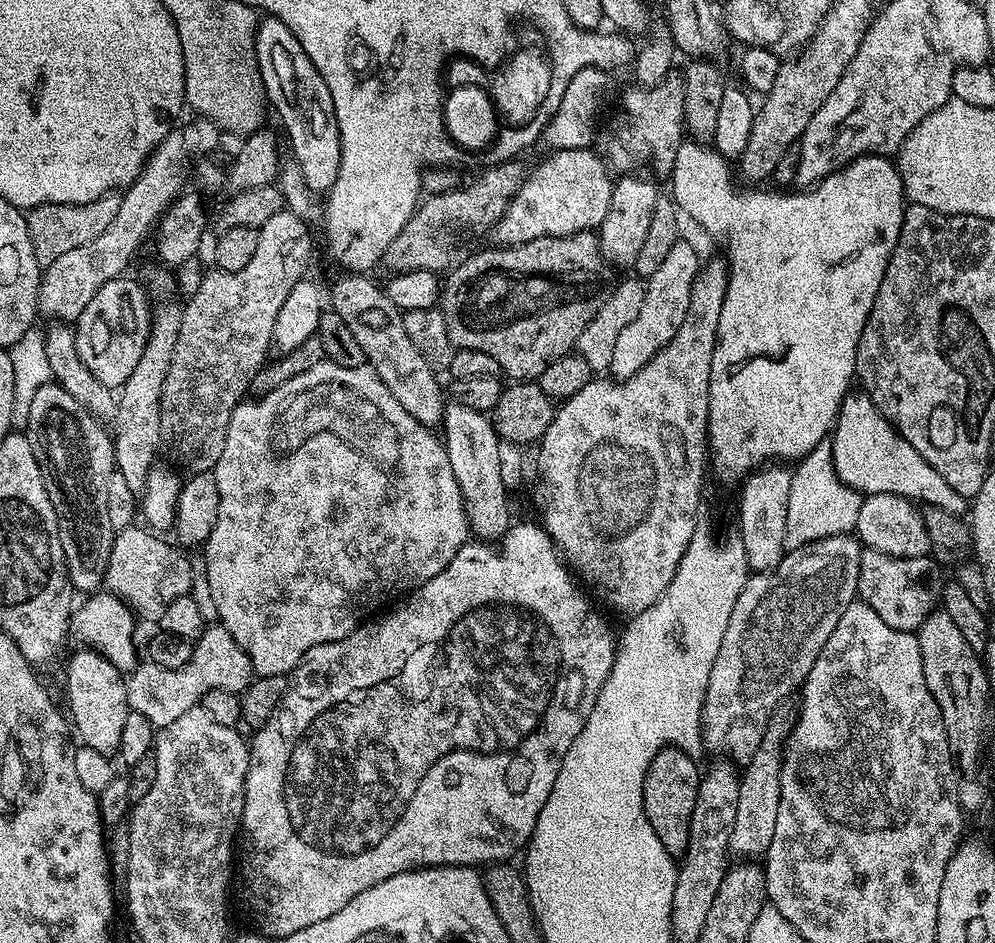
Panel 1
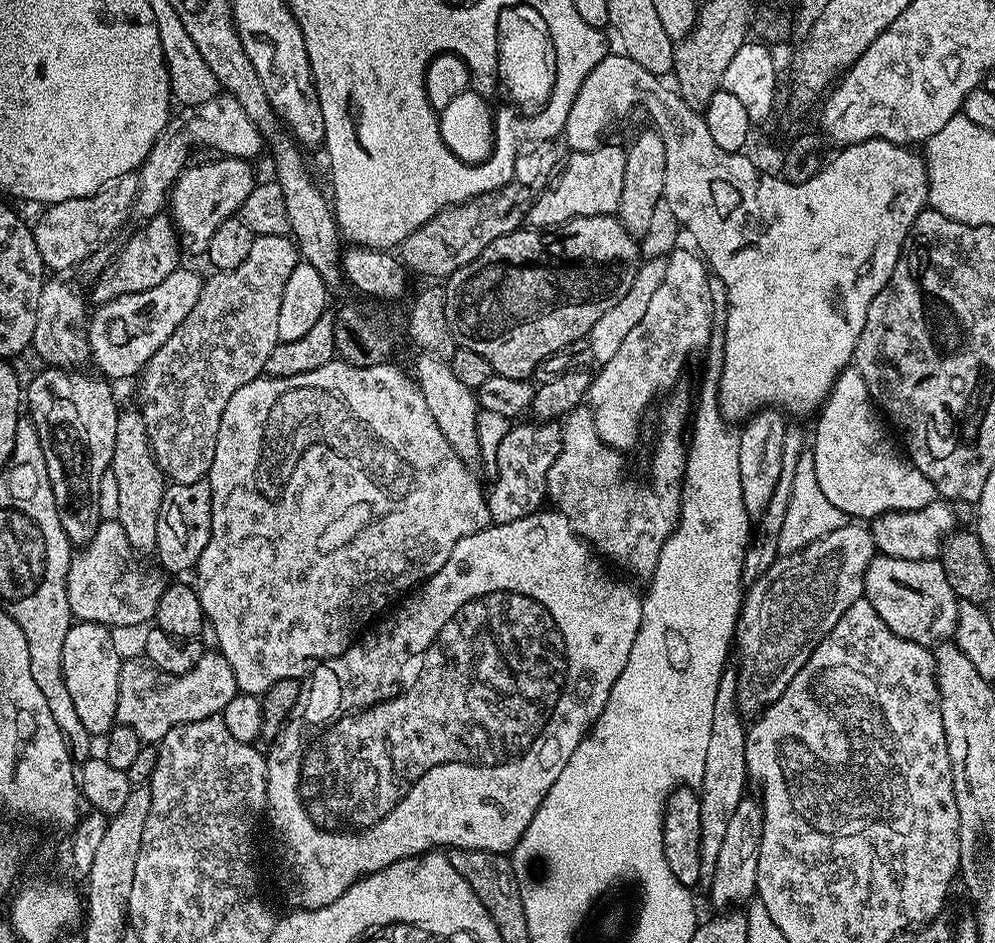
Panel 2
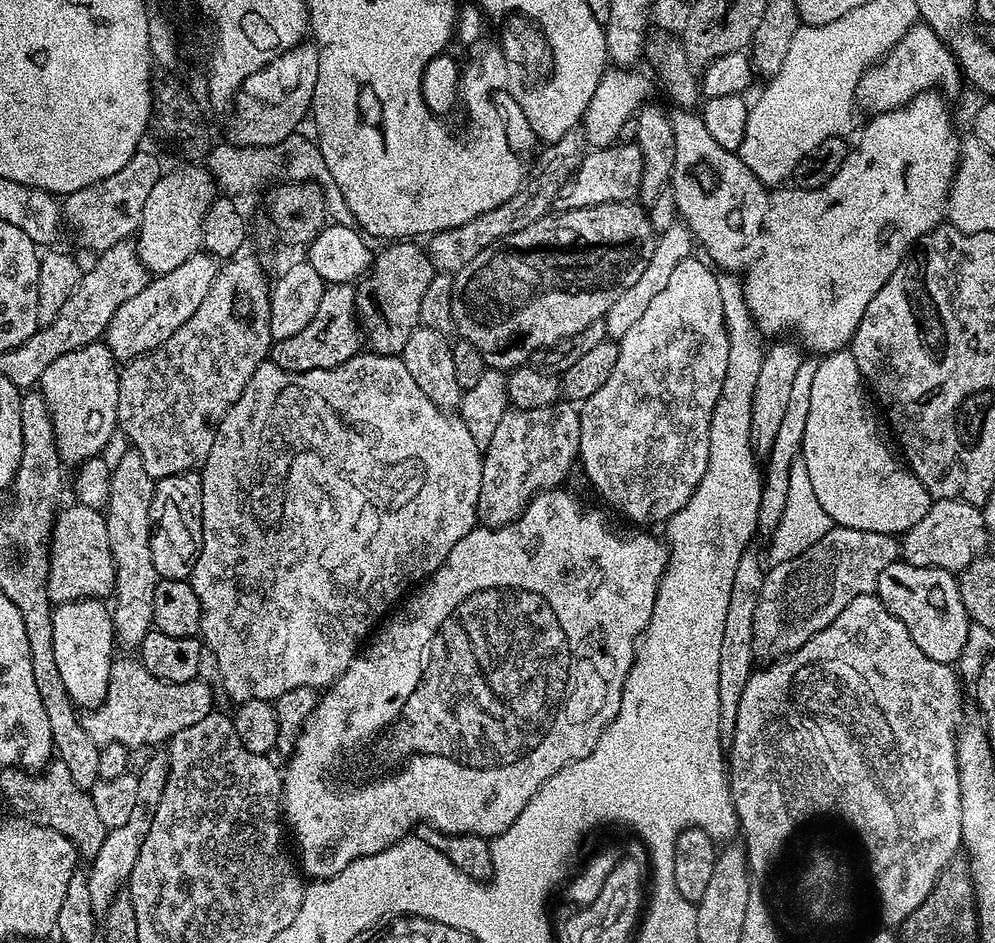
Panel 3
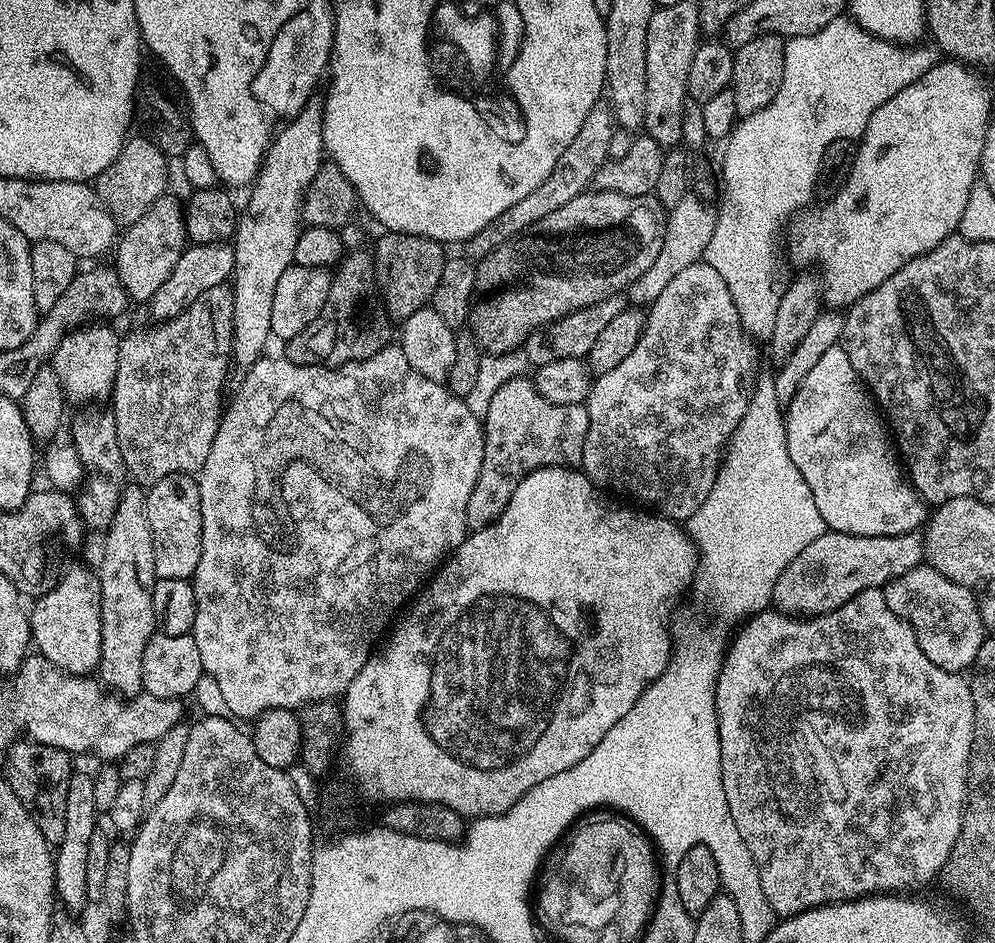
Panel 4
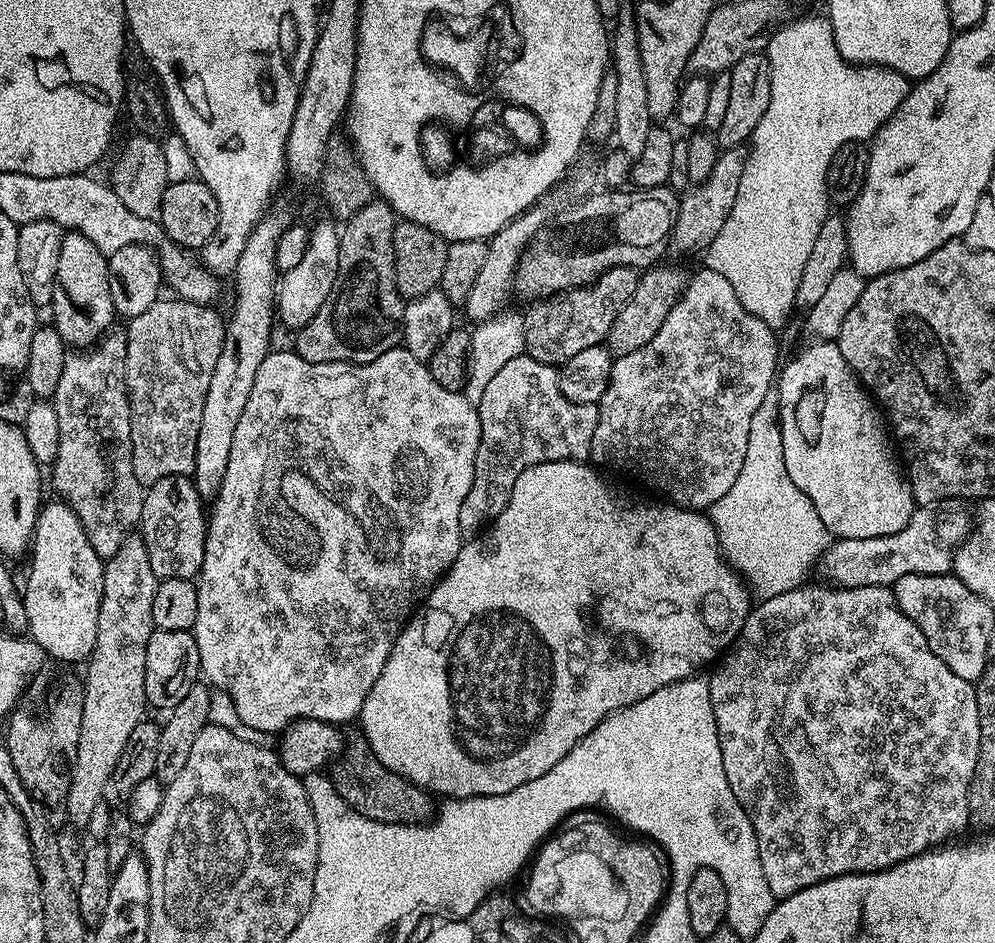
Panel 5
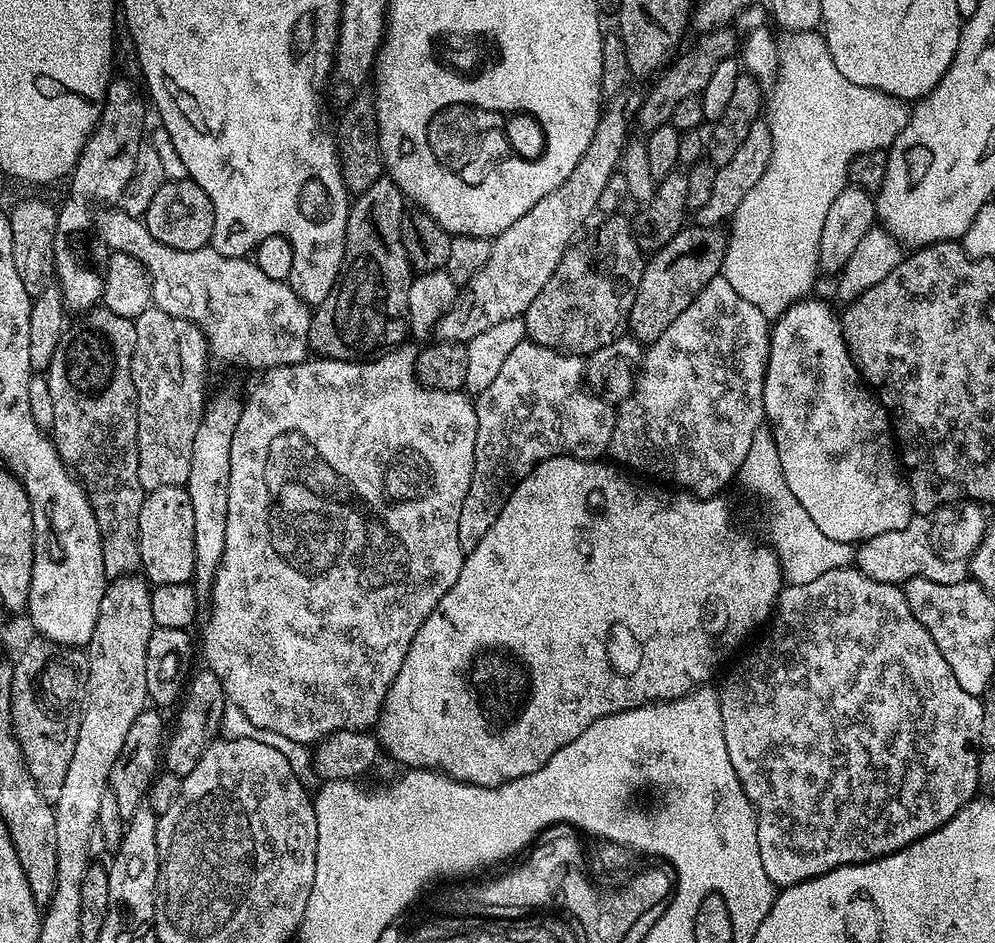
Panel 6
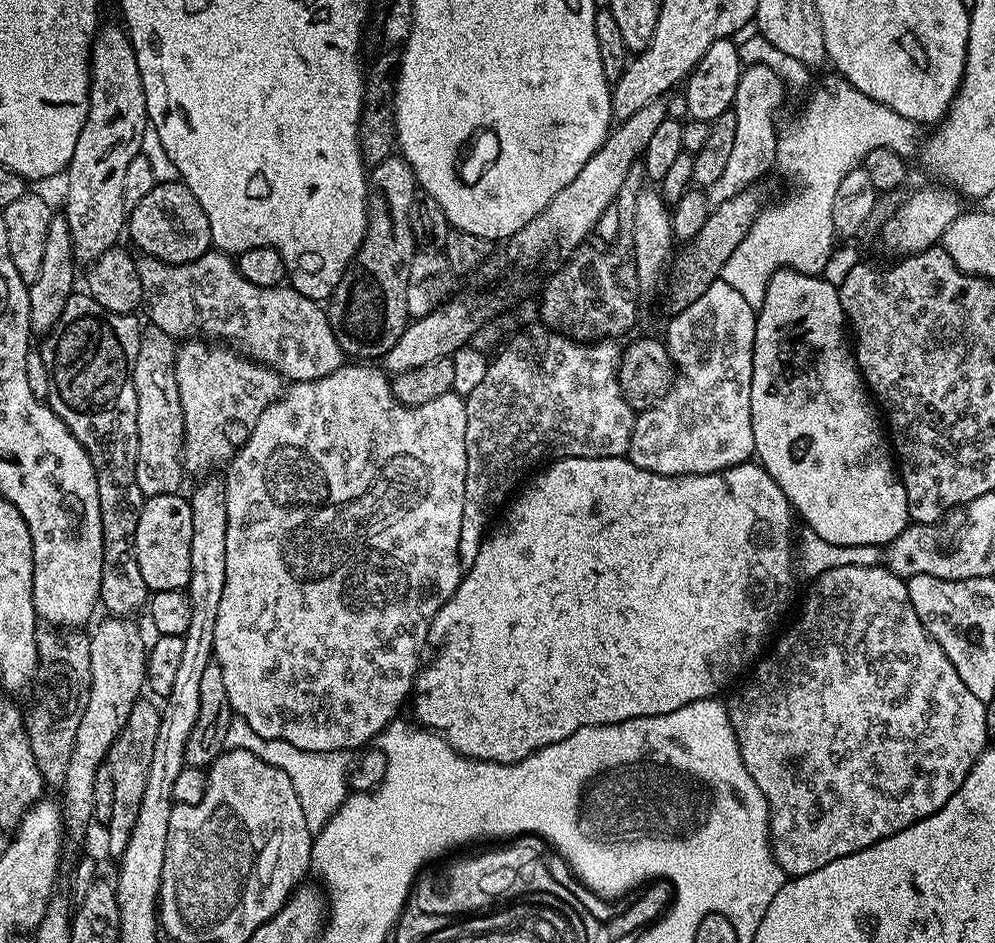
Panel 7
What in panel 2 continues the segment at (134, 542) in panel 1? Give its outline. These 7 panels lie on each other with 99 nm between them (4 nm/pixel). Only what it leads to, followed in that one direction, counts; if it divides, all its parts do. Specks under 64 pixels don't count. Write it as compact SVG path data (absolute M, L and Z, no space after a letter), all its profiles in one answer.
M103 520L88 539L86 546L73 555L68 570L66 594L70 598L70 610L77 621L92 620L95 624L107 624L113 630L132 628L135 624L147 625L155 617L158 598L162 598L166 587L166 576L163 571L147 572L136 565L137 553L128 545L126 532L117 520Z

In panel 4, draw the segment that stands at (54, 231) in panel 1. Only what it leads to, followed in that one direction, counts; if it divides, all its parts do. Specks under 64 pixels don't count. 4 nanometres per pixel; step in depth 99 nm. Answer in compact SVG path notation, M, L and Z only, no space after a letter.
M135 136L124 141L118 158L114 158L114 162L110 162L110 166L106 166L106 170L102 170L102 174L94 181L96 197L120 226L138 222L138 218L142 218L142 214L154 206L156 199L165 195L167 188L164 187L168 184L169 157L158 150L158 146L154 146L147 136Z

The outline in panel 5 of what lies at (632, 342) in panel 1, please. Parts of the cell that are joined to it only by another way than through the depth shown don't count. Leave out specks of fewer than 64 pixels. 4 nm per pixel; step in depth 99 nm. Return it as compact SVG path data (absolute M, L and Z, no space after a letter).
M707 266L701 267L701 272L693 271L678 302L674 302L674 310L662 322L662 330L642 350L613 359L610 382L598 405L600 413L592 439L591 463L621 472L661 492L667 503L677 504L679 508L712 509L714 502L734 486L734 478L738 478L746 458L750 418L762 406L762 398L773 391L778 376L776 336L762 318L754 318L738 302L734 286L722 274Z

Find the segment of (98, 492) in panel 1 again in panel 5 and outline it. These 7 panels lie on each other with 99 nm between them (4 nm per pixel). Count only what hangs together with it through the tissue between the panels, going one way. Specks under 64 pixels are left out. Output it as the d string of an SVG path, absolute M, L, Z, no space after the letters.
M75 230L65 231L62 238L62 250L58 258L58 274L50 305L51 323L58 330L62 342L72 350L88 350L96 341L113 327L112 320L117 319L116 307L110 298L110 282L108 281L108 257L90 242L82 233Z

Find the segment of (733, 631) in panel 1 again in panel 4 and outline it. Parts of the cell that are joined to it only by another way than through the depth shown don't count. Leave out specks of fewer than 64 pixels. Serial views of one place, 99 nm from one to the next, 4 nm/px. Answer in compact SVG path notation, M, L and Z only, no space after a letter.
M826 530L778 578L772 591L772 604L781 612L801 618L821 616L838 610L862 590L883 589L893 576L921 567L925 559L924 536L919 531L893 536L855 536Z

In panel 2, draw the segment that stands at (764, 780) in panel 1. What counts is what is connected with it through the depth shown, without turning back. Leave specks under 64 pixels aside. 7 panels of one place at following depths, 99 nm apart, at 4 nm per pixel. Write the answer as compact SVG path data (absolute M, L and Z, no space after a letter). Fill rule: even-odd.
M745 798L738 802L738 810L730 818L730 826L722 837L722 847L718 849L716 865L710 877L708 892L716 910L728 910L743 905L756 896L758 878L758 846L762 846L762 822L764 810L759 799ZM744 900L744 901L743 901Z

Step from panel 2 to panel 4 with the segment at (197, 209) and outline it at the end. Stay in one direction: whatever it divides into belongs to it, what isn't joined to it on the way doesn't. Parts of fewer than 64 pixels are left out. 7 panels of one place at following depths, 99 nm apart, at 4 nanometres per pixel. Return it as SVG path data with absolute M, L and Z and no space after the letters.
M171 194L157 198L154 206L150 206L150 210L146 210L146 214L138 218L138 222L123 229L114 248L114 267L129 301L151 301L158 286L162 286L162 282L170 278L170 270L174 270L178 258L185 250L187 240L188 231L182 219L181 201L179 204Z

